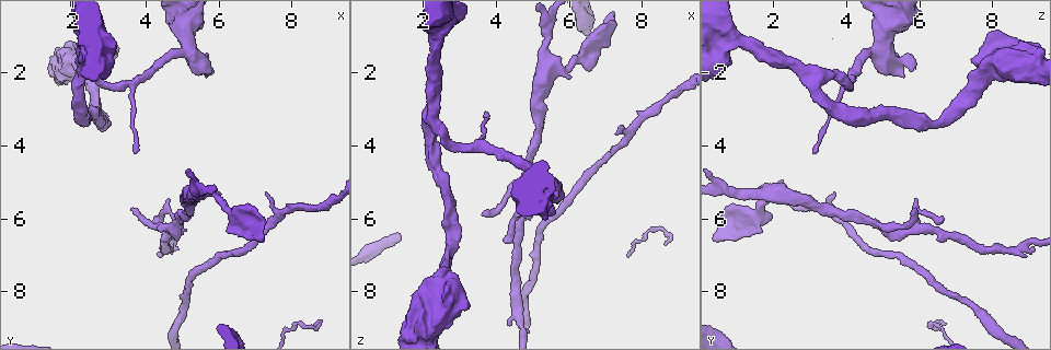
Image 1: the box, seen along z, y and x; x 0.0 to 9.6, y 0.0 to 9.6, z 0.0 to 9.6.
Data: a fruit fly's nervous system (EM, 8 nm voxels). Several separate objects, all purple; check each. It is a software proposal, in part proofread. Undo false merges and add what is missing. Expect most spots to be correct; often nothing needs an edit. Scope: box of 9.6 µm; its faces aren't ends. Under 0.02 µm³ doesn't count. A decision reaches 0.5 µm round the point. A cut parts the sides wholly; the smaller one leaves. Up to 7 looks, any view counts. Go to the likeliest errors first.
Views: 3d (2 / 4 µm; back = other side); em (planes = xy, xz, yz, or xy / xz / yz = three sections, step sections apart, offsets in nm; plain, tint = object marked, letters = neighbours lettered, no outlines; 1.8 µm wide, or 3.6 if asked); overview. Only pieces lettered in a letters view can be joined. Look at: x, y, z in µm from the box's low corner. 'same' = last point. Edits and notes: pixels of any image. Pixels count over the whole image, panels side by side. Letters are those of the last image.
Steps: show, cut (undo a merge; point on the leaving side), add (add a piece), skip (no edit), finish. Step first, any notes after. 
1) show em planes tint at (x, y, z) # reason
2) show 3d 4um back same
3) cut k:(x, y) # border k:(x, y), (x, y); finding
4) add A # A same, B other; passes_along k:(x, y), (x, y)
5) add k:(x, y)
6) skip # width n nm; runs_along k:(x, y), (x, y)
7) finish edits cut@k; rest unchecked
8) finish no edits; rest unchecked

show 3d 4um back at (2.45, 1.10, 0.65) # looks like a crossing

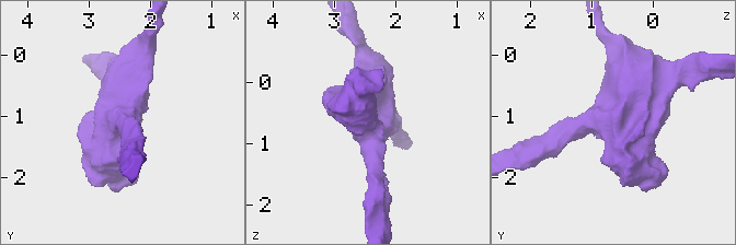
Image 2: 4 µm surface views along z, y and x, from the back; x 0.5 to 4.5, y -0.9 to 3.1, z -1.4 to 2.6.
show em 3.6um planes tint at (2.55, 1.10, 0.70)

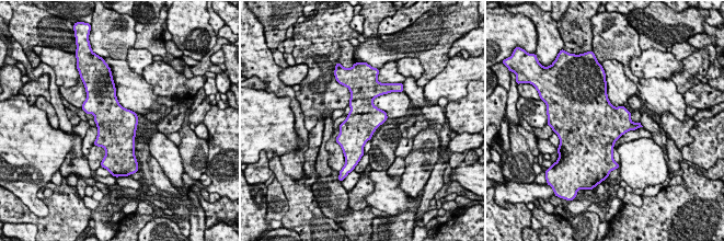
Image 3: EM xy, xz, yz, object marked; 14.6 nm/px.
show em 3.6um planes letters same

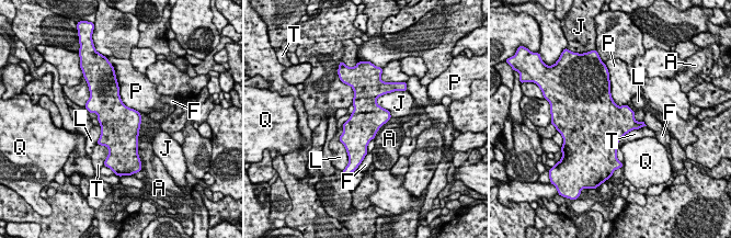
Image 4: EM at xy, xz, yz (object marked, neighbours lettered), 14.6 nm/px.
skip # width 480 nm; A other, F other, J other, L other, P other, Q other, T other; border 4:(141, 115), (138, 133), (138, 156); one neuron here

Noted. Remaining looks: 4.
show 3d 2um back at (6.55, 5.90, 1.95) # three arms meet

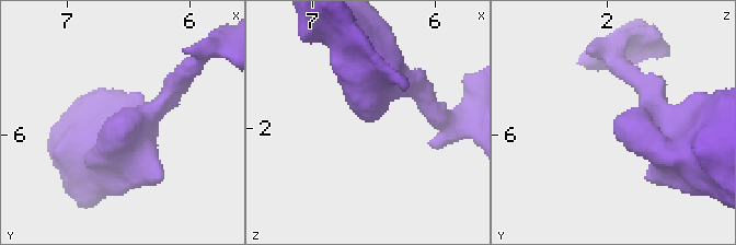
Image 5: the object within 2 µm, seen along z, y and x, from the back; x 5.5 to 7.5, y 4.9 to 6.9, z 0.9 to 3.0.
show em planes plain at (6.56, 5.86, 1.96) # arms 3; arm_widths 180, 220, 280 nm; need the tissue

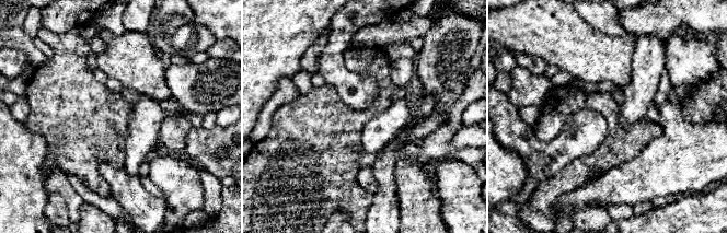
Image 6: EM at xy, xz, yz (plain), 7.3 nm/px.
show em planes letters same # what lies round it

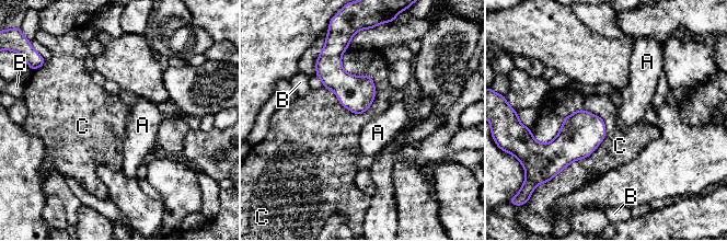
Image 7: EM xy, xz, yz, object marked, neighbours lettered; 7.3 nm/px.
skip # A other, B other, C other; border 7:(603, 118), (604, 139), (556, 174); no lettered piece goes on from it

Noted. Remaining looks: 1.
finish no edits; rest unchecked

